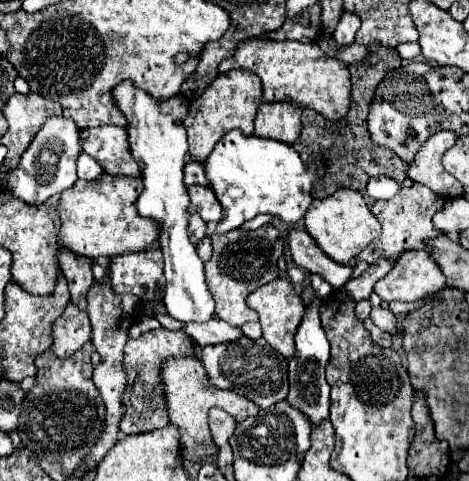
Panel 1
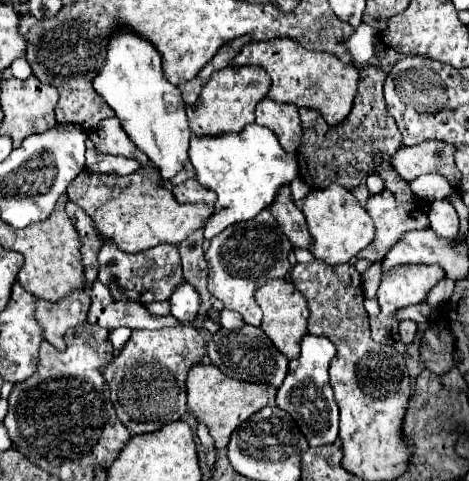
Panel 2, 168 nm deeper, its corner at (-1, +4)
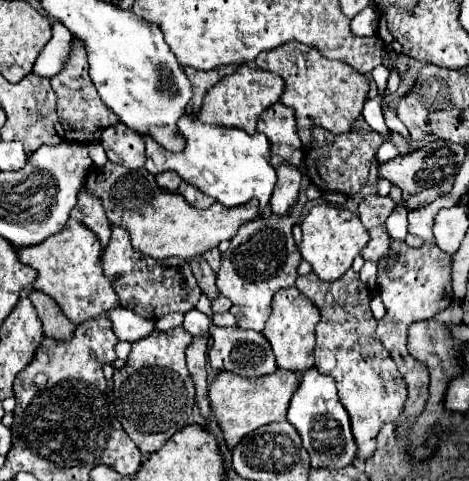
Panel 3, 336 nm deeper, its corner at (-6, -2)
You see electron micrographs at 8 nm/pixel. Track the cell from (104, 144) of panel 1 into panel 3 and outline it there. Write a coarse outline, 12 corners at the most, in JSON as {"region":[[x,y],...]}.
{"region":[[117,122],[103,130],[111,162],[145,166],[143,136]]}

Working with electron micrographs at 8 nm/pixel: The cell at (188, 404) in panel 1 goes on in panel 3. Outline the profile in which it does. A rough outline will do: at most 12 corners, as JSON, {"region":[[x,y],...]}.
{"region":[[221,372],[209,400],[233,448],[283,422],[301,374]]}

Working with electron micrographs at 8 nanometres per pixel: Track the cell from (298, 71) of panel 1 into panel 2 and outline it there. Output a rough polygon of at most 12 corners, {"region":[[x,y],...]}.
{"region":[[290,38],[248,42],[232,60],[268,72],[268,98],[334,126],[358,68]]}

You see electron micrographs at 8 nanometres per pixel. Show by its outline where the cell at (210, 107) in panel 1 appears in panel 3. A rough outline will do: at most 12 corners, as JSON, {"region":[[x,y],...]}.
{"region":[[253,64],[219,80],[197,118],[255,134],[285,82]]}

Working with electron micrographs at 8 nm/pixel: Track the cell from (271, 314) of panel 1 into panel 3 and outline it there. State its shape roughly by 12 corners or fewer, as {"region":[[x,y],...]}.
{"region":[[297,288],[273,298],[263,336],[281,370],[313,368],[319,310]]}

